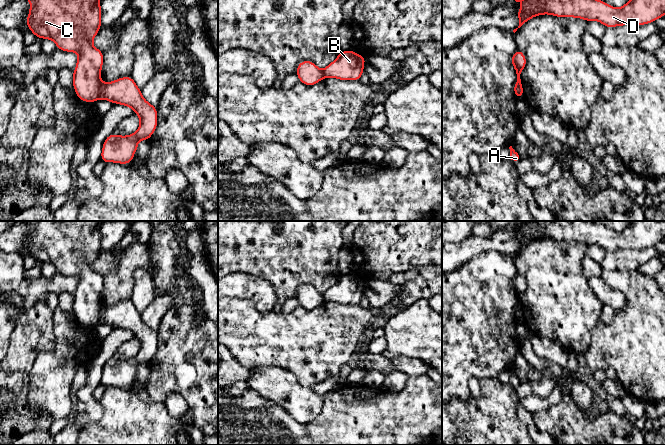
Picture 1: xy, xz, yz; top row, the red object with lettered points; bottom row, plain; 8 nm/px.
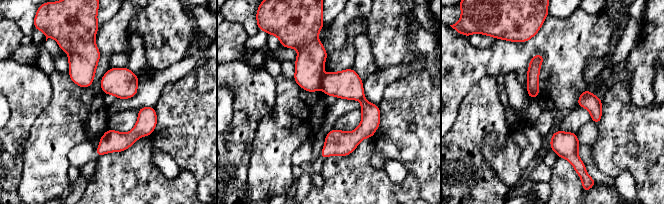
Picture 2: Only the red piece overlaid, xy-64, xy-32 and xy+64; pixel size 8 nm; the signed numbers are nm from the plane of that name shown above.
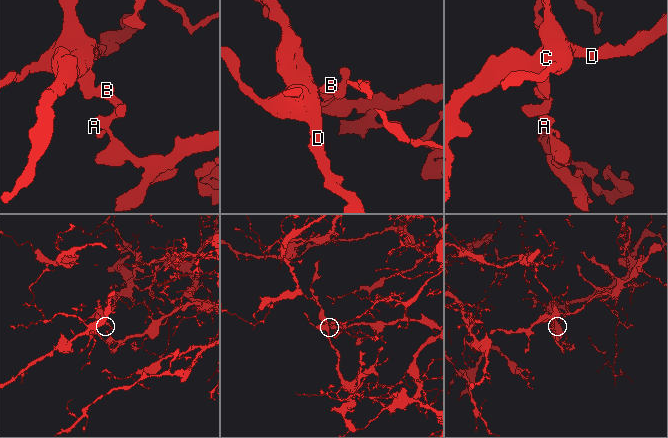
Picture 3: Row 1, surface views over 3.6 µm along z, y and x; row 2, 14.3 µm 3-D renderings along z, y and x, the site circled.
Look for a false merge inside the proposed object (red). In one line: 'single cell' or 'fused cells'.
fused cells

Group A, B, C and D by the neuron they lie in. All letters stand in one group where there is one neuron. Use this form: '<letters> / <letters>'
A B / C D

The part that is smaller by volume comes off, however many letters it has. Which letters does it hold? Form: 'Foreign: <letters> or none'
Foreign: C, D

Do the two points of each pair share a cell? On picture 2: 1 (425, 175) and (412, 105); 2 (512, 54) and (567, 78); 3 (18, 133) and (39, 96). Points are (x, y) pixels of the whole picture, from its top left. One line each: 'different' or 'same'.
1: same
2: same
3: same

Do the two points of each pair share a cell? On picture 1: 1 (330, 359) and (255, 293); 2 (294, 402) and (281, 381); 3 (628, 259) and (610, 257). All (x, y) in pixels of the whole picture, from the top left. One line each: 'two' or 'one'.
1: two
2: one
3: one

